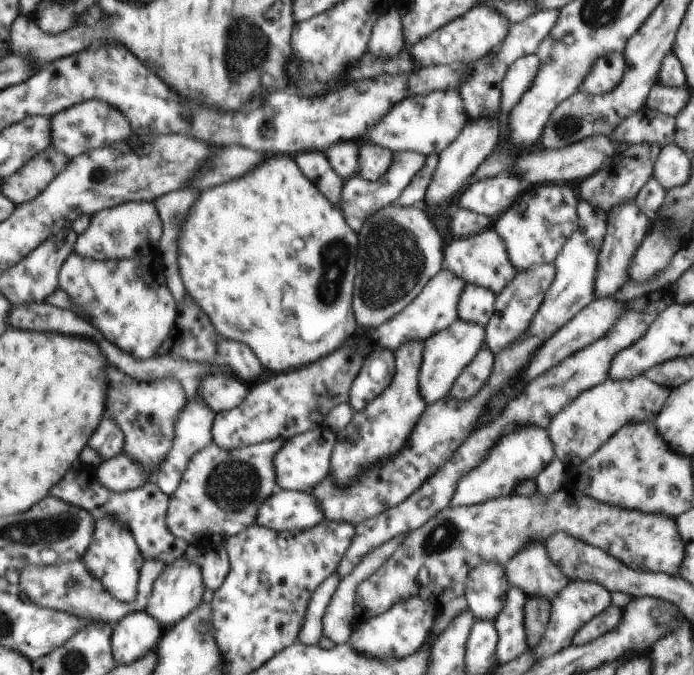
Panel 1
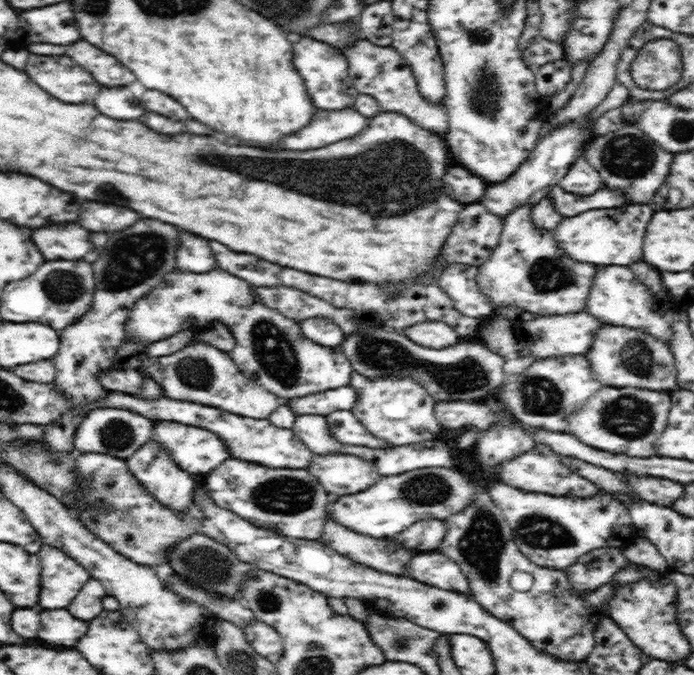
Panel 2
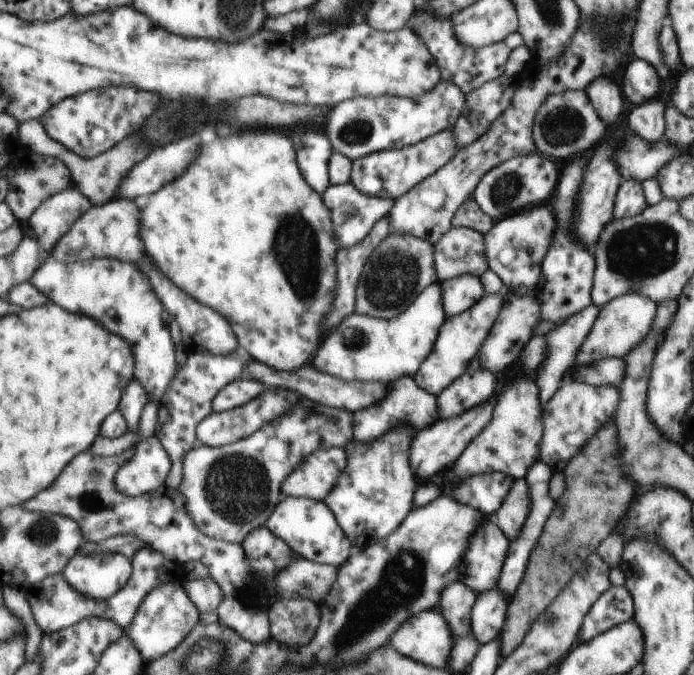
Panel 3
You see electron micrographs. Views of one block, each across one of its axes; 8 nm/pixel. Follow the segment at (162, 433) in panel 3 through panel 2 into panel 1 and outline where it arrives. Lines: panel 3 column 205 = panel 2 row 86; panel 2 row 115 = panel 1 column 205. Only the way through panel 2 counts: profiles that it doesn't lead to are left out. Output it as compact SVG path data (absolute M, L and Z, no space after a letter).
M195 394L188 398L186 406L182 408L182 412L178 414L178 418L174 422L174 444L172 444L170 452L166 454L164 462L160 464L160 472L155 474L153 478L164 494L172 496L176 492L190 458L213 441L211 428L214 417L214 412L204 404L202 398L198 398Z

